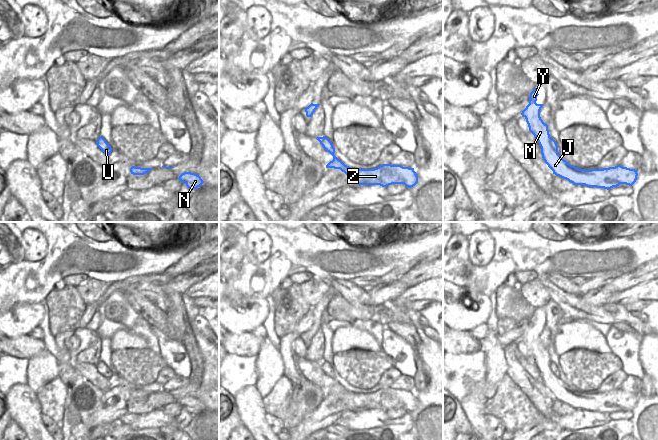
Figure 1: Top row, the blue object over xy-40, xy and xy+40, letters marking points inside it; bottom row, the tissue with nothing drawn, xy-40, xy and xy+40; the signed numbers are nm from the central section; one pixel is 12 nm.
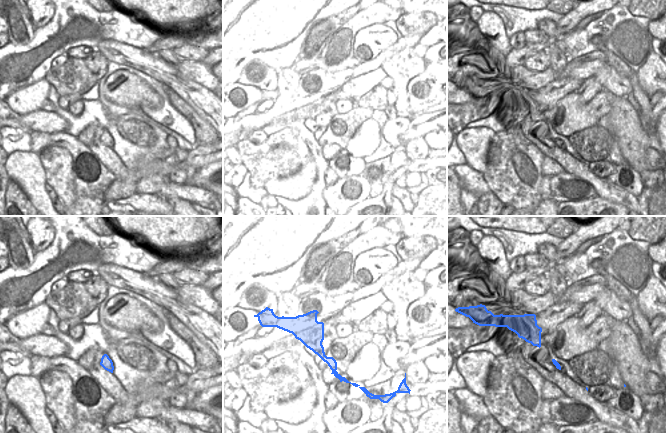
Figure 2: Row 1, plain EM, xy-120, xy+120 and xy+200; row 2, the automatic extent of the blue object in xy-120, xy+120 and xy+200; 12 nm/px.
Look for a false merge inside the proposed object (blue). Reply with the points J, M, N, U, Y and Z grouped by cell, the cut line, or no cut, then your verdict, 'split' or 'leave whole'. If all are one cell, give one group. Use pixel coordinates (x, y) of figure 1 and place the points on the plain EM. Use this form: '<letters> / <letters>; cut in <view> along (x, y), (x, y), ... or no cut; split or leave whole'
J M N Y Z / U; cut in xy+40 along (550, 361), (549, 368), (557, 377); split

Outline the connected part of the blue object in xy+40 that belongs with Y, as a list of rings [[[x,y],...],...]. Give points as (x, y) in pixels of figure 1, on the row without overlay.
[[[534,312],[529,320],[529,328],[521,339],[526,343],[529,355],[535,360],[540,371],[542,382],[553,398],[576,409],[611,413],[620,408],[632,410],[636,404],[638,394],[617,389],[603,393],[579,393],[564,384],[551,370],[548,349],[540,341],[543,328],[537,328],[537,313]]]

